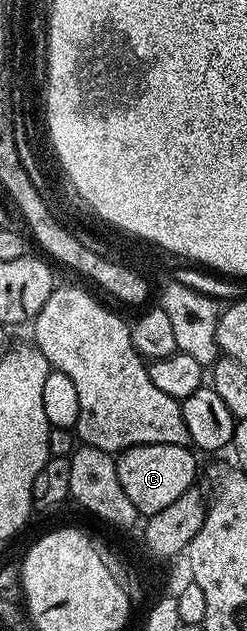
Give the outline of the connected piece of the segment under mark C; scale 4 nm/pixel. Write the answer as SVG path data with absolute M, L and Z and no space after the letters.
M137 445L117 454L120 487L124 487L124 495L132 499L139 514L164 511L164 507L170 506L175 499L180 499L180 495L184 495L184 491L191 489L195 484L194 472L198 469L193 455L184 445Z

